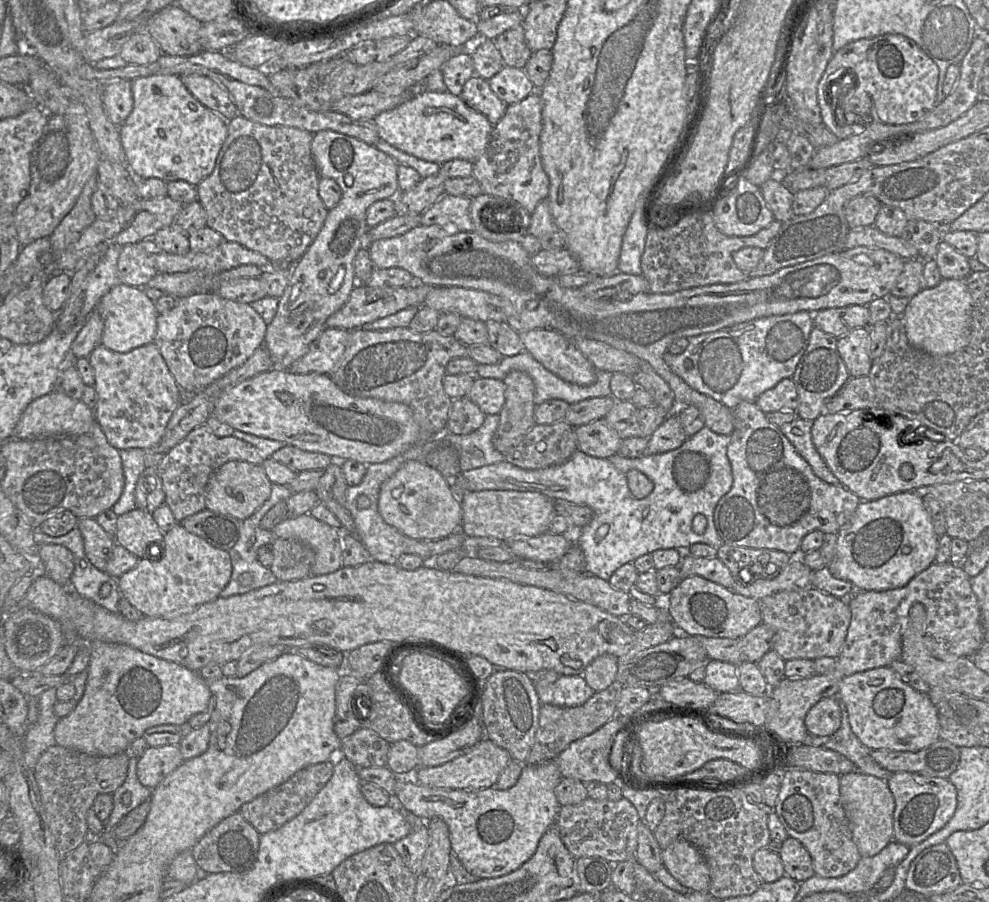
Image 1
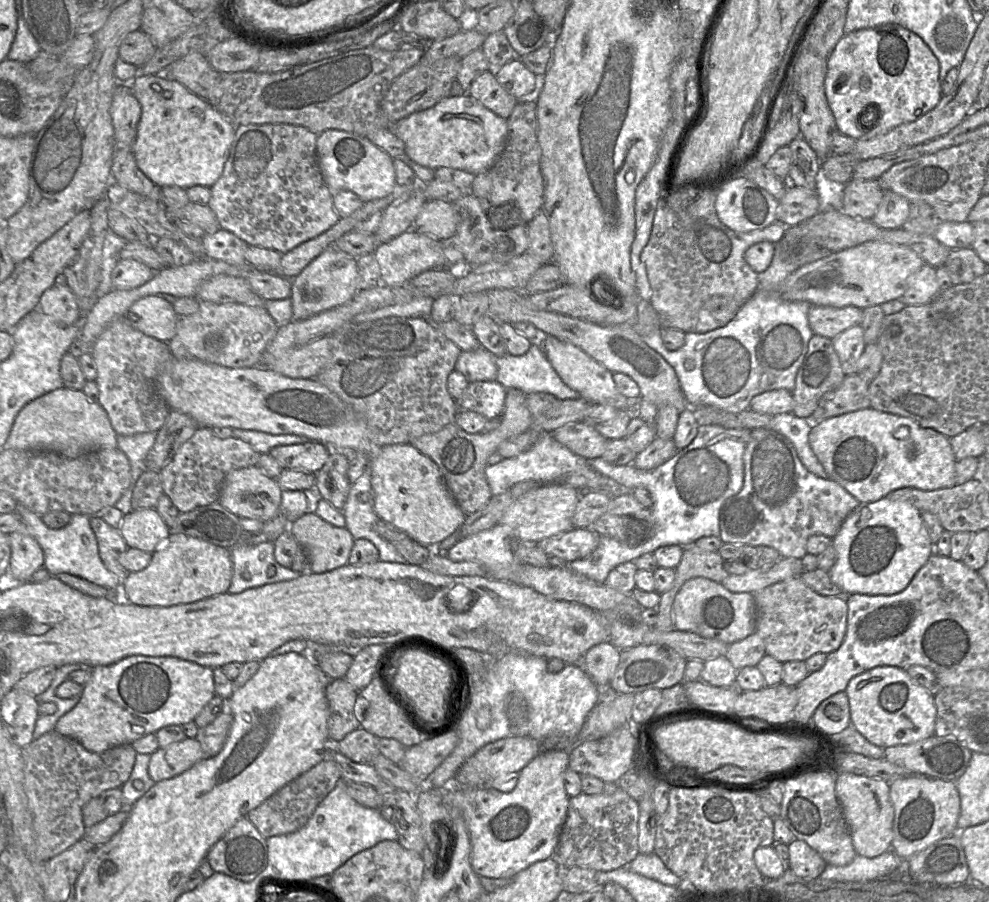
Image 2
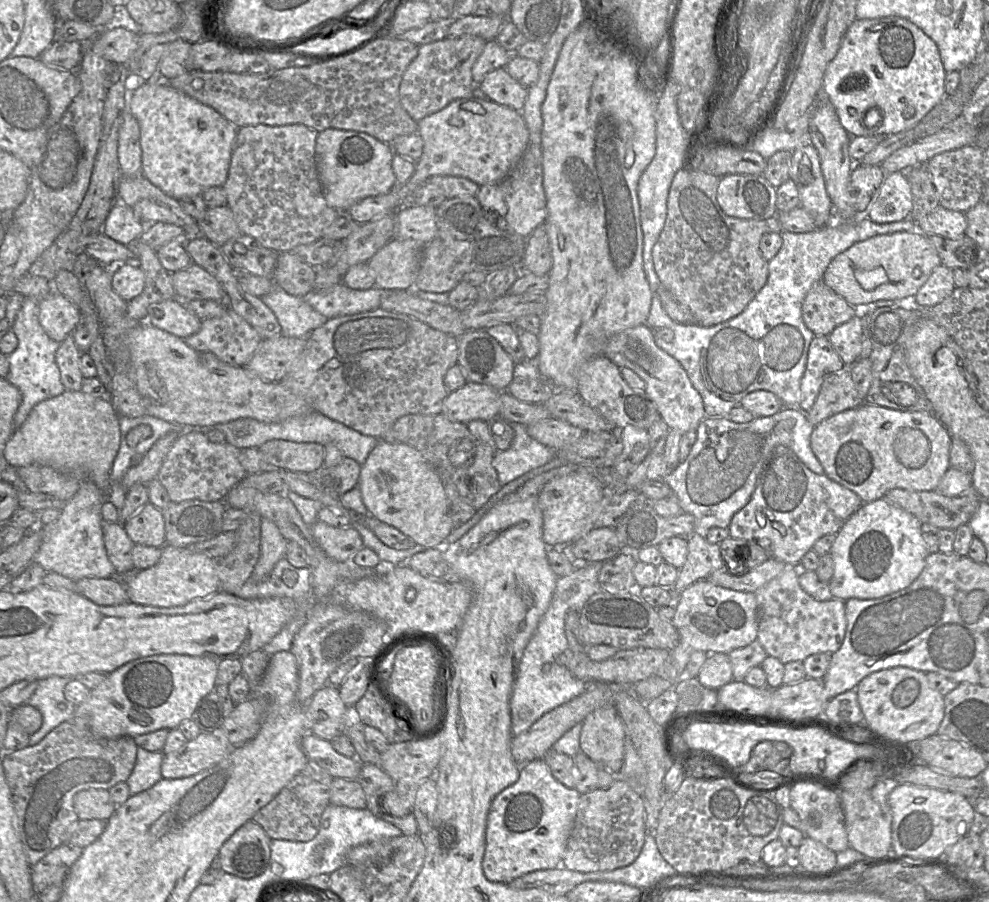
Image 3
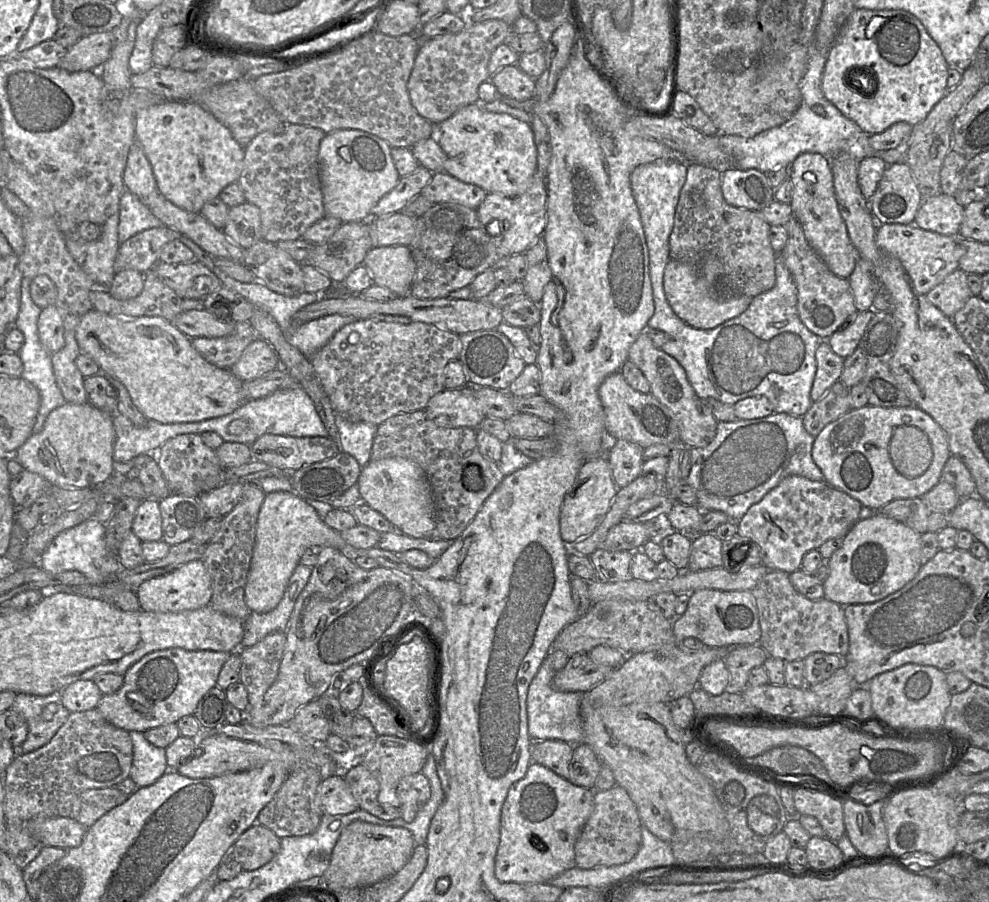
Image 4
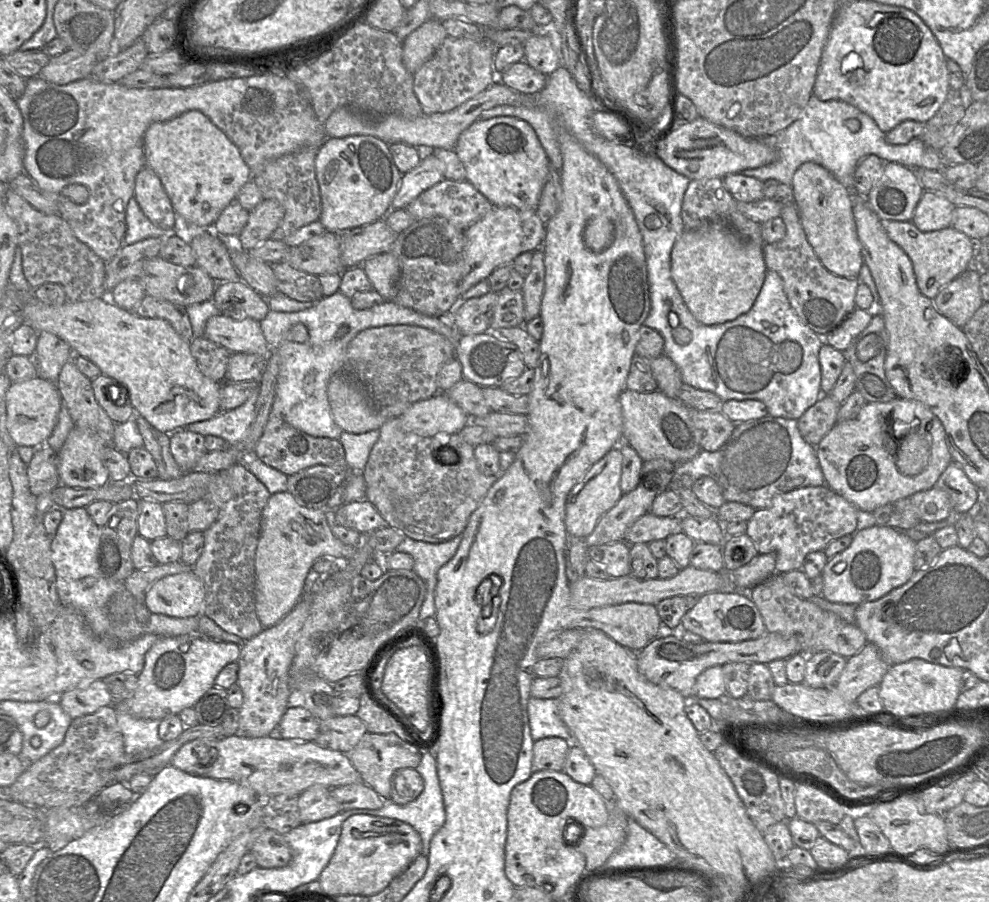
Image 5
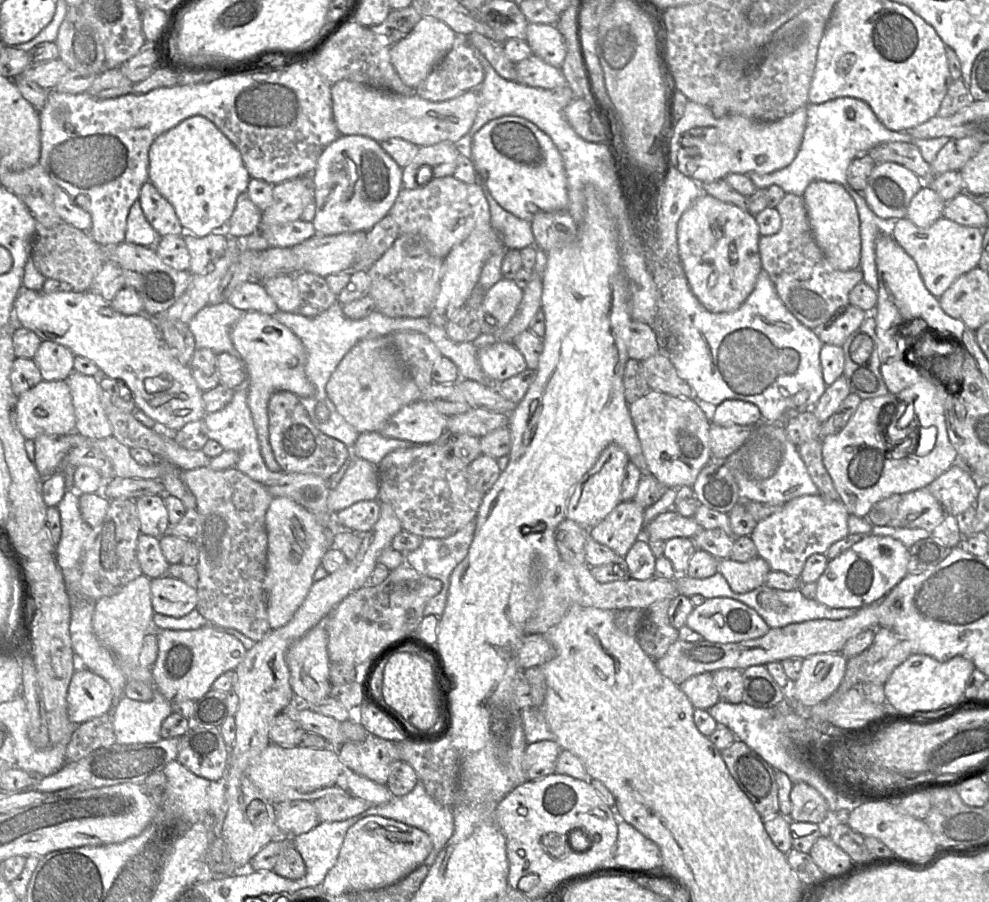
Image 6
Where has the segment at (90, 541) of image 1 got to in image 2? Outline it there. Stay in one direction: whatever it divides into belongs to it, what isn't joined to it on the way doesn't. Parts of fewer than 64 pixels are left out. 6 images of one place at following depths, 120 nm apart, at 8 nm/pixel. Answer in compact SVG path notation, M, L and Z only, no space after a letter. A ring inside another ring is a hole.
M99 516L90 517L90 525L97 538L99 555L106 568L117 576L122 585L129 572L120 564L119 558L128 545L119 528L112 527Z

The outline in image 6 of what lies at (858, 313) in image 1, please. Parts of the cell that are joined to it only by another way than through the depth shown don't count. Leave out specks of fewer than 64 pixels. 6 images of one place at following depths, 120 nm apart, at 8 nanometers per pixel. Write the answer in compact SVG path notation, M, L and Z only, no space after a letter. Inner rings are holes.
M785 194L776 210L781 218L780 230L773 235L760 235L762 269L769 274L777 294L788 310L803 325L814 330L829 323L850 304L849 293L863 281L863 273L859 268L851 271L836 270L828 263L815 242L801 196Z

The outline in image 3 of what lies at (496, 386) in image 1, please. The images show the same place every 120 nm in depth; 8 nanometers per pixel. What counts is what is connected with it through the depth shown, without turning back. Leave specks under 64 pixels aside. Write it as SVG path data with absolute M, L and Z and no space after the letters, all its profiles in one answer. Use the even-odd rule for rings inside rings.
M467 382L458 390L449 392L443 401L442 414L453 421L464 423L465 425L473 420L491 422L499 417L500 392L486 384Z

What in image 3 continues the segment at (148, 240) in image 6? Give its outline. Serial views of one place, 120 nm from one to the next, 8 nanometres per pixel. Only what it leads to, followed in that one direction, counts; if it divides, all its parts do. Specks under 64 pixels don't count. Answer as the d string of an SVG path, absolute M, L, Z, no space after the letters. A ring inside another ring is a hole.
M117 199L111 208L102 231L118 243L129 245L136 242L147 225L136 215L131 207Z

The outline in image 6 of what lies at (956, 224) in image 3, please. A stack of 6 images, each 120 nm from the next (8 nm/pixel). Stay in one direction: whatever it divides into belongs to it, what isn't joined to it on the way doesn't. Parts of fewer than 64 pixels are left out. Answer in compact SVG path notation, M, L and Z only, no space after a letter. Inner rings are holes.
M925 185L911 199L906 218L921 228L927 228L940 217L946 202L928 185Z

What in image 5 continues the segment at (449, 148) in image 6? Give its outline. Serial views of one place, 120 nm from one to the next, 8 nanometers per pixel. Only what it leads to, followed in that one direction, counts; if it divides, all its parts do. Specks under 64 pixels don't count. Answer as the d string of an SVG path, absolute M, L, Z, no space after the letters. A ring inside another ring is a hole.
M422 149L419 165L402 175L391 209L405 209L421 193L445 179L444 163L426 150Z

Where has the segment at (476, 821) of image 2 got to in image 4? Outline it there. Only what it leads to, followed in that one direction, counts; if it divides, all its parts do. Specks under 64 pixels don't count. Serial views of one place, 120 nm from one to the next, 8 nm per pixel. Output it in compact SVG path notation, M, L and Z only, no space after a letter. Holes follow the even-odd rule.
M531 762L526 775L514 783L501 810L500 842L495 857L495 876L501 882L522 885L547 883L558 874L576 867L575 843L594 809L594 789L572 784L549 768Z

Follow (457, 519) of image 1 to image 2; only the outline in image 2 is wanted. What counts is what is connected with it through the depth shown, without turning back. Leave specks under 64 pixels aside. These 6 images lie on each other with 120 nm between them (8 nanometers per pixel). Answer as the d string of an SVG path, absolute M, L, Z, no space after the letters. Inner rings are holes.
M410 443L381 447L377 454L368 458L368 469L371 473L375 513L382 520L404 531L416 542L427 547L436 547L464 523L467 515L448 490L438 466Z

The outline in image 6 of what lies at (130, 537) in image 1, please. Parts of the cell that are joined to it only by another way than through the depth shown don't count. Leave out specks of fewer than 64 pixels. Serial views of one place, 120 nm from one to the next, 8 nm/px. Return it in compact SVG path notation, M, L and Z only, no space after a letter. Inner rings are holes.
M145 495L135 500L142 534L162 537L169 527L168 511L162 495Z

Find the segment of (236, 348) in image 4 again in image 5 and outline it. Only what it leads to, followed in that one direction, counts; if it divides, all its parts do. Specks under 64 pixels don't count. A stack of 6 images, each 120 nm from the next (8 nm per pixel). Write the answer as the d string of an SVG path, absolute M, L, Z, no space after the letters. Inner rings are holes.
M194 337L190 351L205 376L218 383L227 381L230 351L204 337Z

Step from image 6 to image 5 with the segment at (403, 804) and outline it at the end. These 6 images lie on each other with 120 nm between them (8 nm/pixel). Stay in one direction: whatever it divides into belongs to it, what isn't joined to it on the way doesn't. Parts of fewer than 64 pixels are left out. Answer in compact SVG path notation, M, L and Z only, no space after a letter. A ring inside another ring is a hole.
M422 752L422 759L416 767L416 770L420 773L424 781L424 790L417 799L406 805L398 805L393 801L387 801L380 809L360 809L360 812L372 816L396 819L411 825L421 836L421 854L428 857L431 840L433 836L442 828L446 819L443 794L439 783L434 752Z

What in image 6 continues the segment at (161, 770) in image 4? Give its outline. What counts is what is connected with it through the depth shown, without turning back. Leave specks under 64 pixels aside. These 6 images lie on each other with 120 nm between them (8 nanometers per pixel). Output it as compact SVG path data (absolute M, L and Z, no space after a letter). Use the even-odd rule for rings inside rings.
M157 689L150 701L124 696L113 711L116 743L122 745L155 743L162 739L161 725L173 713L171 703Z

